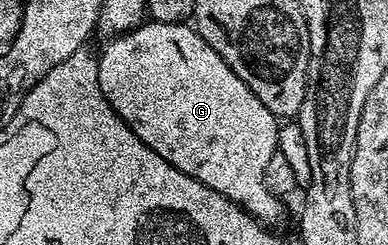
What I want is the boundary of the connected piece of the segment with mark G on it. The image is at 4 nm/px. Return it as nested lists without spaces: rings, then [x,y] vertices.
[[[146,20],[135,30],[111,37],[107,42],[110,43],[103,48],[102,54],[97,55],[100,92],[104,92],[108,104],[121,116],[124,124],[128,124],[128,128],[132,128],[132,132],[136,132],[136,136],[140,136],[140,140],[144,140],[144,144],[148,144],[148,148],[152,148],[152,152],[156,152],[156,156],[164,156],[164,160],[168,160],[168,164],[172,164],[172,168],[180,168],[180,172],[192,176],[192,180],[200,180],[200,184],[212,188],[212,192],[220,192],[220,196],[232,200],[267,227],[277,227],[277,222],[282,218],[284,202],[281,197],[270,192],[268,184],[265,183],[265,169],[268,168],[268,162],[272,159],[273,154],[278,152],[280,122],[272,112],[268,112],[268,108],[264,108],[264,104],[260,104],[260,100],[256,100],[252,88],[248,88],[248,84],[244,84],[244,80],[240,80],[240,76],[236,76],[236,72],[232,72],[232,68],[228,68],[226,61],[198,35],[198,31],[190,24]]]

